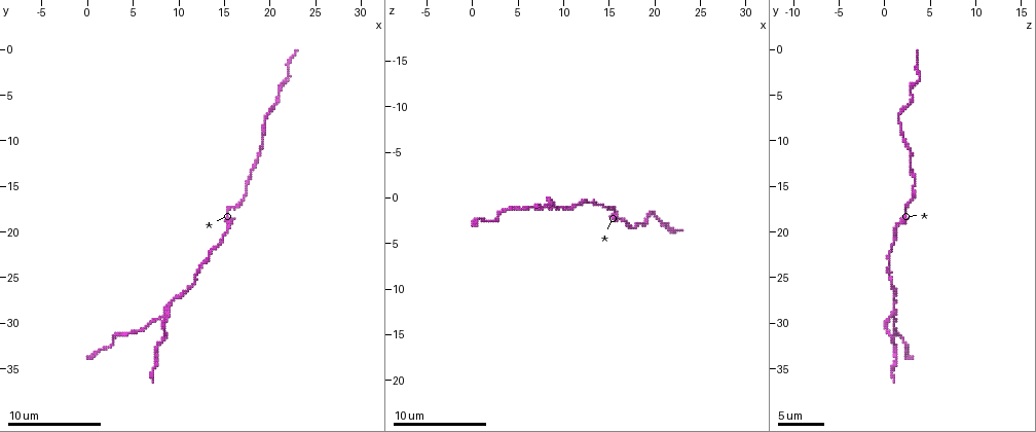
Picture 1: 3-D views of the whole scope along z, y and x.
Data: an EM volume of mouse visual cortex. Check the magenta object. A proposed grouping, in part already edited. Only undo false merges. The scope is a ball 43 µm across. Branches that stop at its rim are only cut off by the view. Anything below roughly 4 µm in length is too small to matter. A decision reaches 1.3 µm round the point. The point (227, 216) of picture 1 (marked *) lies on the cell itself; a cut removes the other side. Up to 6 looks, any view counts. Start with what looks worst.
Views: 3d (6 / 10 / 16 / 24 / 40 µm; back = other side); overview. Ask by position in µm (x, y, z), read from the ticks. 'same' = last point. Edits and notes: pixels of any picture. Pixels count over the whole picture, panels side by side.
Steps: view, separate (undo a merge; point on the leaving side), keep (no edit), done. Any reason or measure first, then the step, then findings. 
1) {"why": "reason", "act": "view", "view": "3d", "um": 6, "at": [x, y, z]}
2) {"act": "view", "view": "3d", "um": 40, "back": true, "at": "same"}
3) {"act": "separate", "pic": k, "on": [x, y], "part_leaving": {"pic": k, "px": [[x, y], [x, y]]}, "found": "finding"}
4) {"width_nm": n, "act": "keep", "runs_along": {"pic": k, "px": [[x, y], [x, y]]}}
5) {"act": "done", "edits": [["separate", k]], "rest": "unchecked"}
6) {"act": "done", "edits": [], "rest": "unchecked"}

{"why": "arms part here", "act": "view", "view": "3d", "um": 16, "at": [8.8, 29.0, 1.0]}

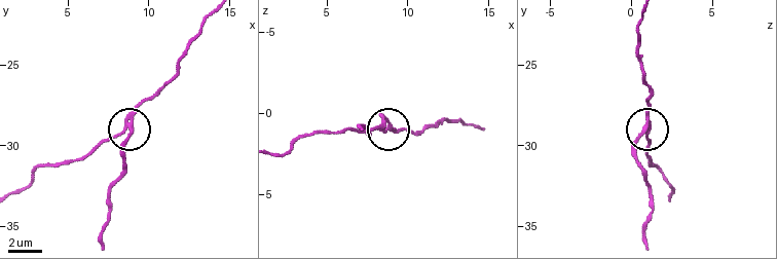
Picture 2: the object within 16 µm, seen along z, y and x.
{"act": "view", "view": "3d", "um": 16, "back": true, "at": [8.7, 29.0, 1.0]}

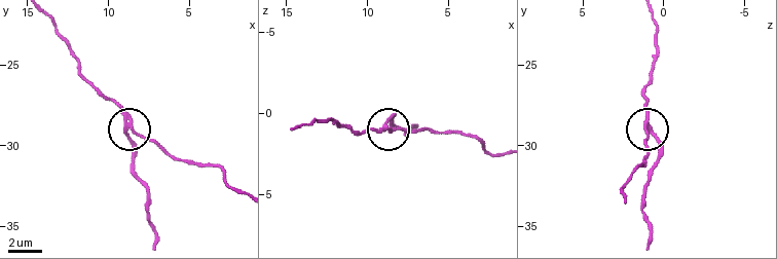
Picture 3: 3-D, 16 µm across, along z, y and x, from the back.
{"width_nm": 200, "act": "separate", "pic": 3, "on": [143, 135], "part_leaving": {"pic": 3, "px": [[128, 119], [142, 136], [175, 156], [212, 164], [241, 189]]}, "found": "a second cell is stuck on"}

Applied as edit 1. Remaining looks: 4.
{"why": "see it whole again", "act": "view", "view": "overview"}

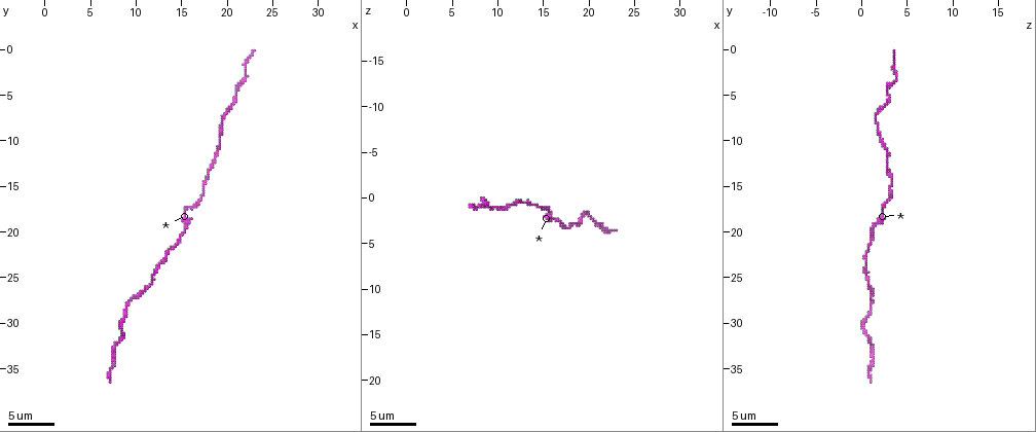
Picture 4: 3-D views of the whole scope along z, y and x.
{"why": "thin neck", "act": "view", "view": "3d", "um": 16, "at": [21.0, 4.8, 2.8]}

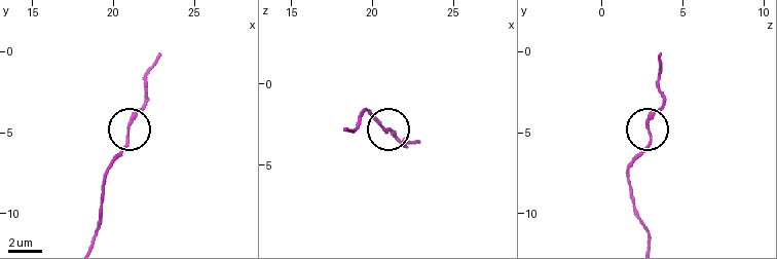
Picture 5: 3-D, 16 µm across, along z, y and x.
{"act": "keep", "runs_along": {"pic": 5, "px": [[648, 239], [627, 174], [650, 141], [648, 123], [664, 93]]}, "found": "continuous, no second cell"}

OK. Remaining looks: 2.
{"why": "thick turns thin", "act": "view", "view": "3d", "um": 10, "at": [15.4, 19.6, 1.4]}

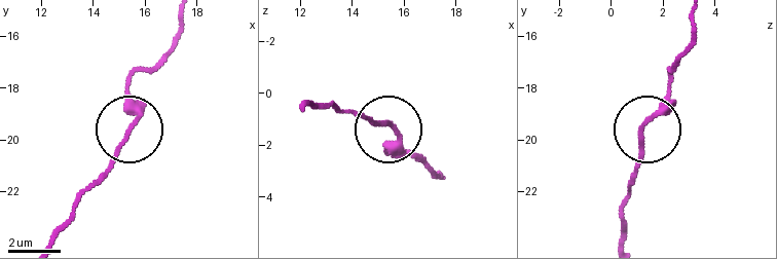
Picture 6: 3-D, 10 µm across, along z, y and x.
{"act": "keep", "runs_along": {"pic": 6, "px": [[127, 98], [133, 122], [125, 142], [83, 192]]}, "found": "one cell here"}

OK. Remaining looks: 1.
{"act": "done", "edits": [["separate", 3]], "rest": "unchecked"}

